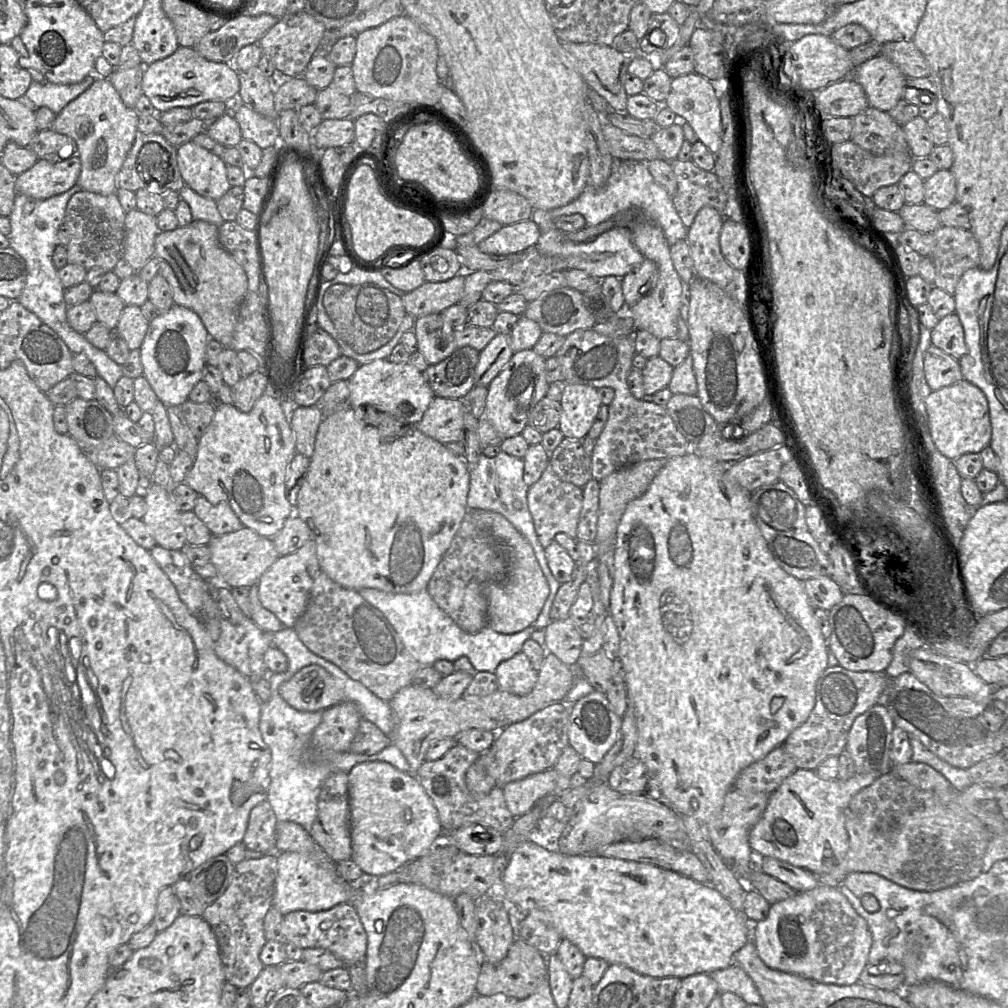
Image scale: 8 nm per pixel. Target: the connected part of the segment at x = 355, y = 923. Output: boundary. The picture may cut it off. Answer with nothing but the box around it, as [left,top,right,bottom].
[283,903,367,967]

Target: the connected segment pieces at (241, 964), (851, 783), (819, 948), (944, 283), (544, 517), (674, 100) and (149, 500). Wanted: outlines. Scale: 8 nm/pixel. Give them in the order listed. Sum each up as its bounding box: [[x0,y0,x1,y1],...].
[[201,854,277,988],[749,768,877,875],[752,884,872,985],[929,226,979,295],[527,463,583,549],[664,72,722,155],[141,483,187,550]]

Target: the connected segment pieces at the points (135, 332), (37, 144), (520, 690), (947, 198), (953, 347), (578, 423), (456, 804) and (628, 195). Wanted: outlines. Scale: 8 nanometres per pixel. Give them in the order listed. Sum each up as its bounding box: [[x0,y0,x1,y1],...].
[[115,305,149,350],[27,129,78,159],[495,652,538,695],[924,169,956,211],[931,313,965,360],[558,384,602,440],[413,742,515,833],[530,160,688,245]]

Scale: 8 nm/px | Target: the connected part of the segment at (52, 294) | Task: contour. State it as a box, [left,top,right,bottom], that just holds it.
[8,184,123,389]

